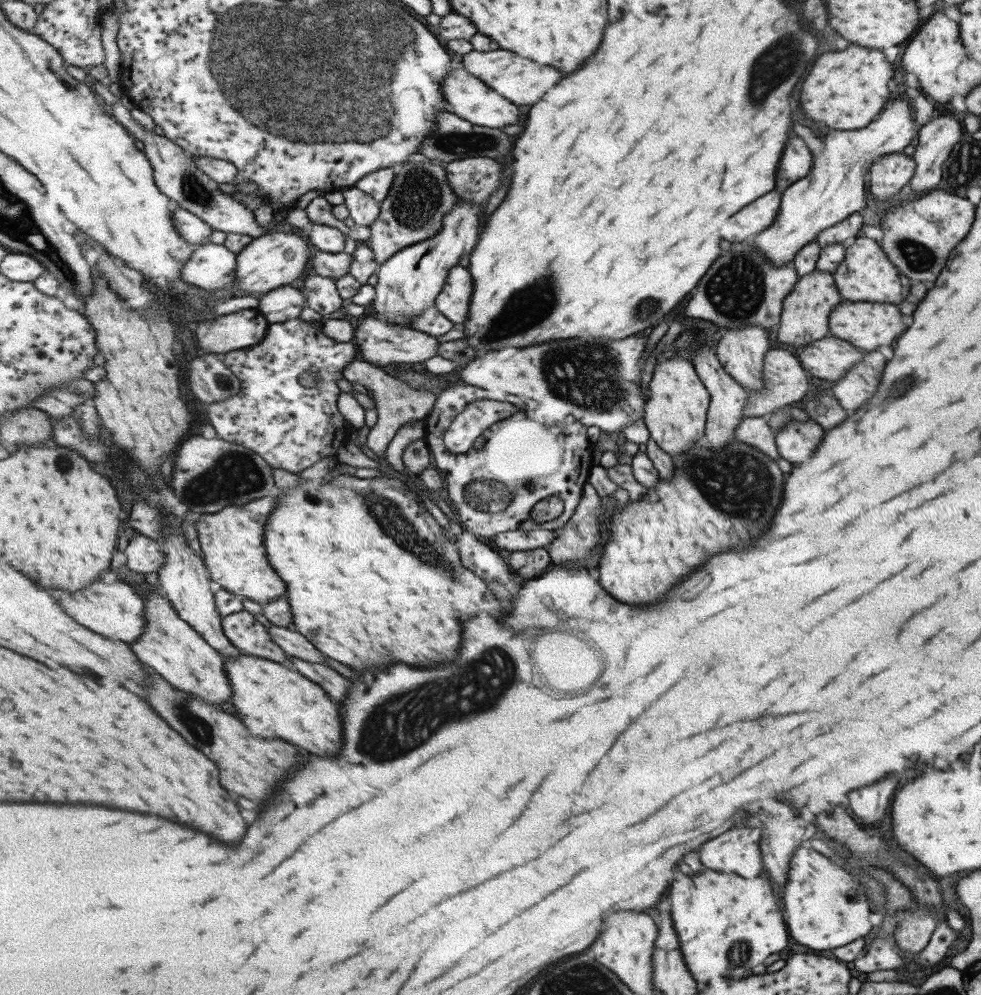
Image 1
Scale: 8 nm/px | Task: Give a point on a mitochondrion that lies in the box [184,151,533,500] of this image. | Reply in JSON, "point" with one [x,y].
{"point":[418,199]}

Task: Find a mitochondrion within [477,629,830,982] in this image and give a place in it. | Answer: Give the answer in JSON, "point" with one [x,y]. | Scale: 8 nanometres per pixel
{"point":[740,952]}

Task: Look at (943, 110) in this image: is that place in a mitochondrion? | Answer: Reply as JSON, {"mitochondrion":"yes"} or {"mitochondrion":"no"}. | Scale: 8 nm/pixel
{"mitochondrion":"no"}

